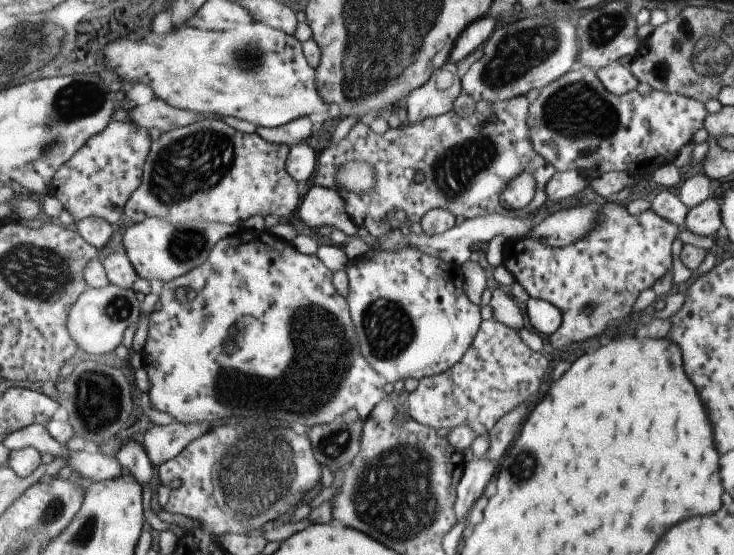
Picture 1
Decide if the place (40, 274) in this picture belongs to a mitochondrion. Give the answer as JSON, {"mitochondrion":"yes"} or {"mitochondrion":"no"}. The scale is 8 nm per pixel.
{"mitochondrion":"yes"}

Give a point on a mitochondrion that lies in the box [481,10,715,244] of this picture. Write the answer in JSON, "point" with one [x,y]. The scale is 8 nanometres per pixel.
{"point":[576,110]}

